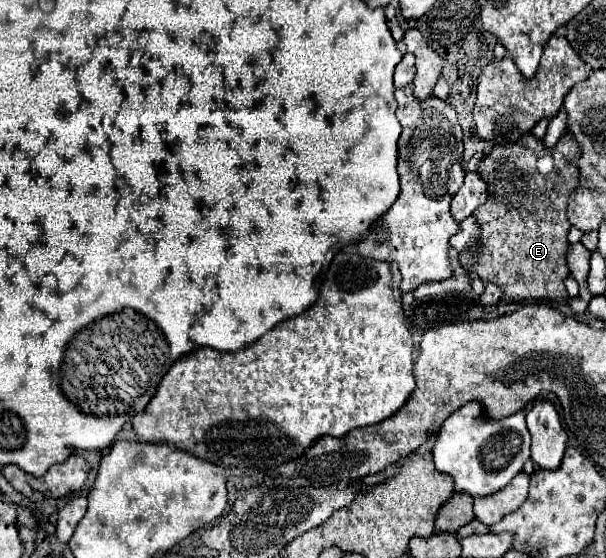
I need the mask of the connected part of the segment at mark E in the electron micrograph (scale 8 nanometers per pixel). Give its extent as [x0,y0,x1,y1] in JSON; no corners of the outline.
[460,133,580,305]

